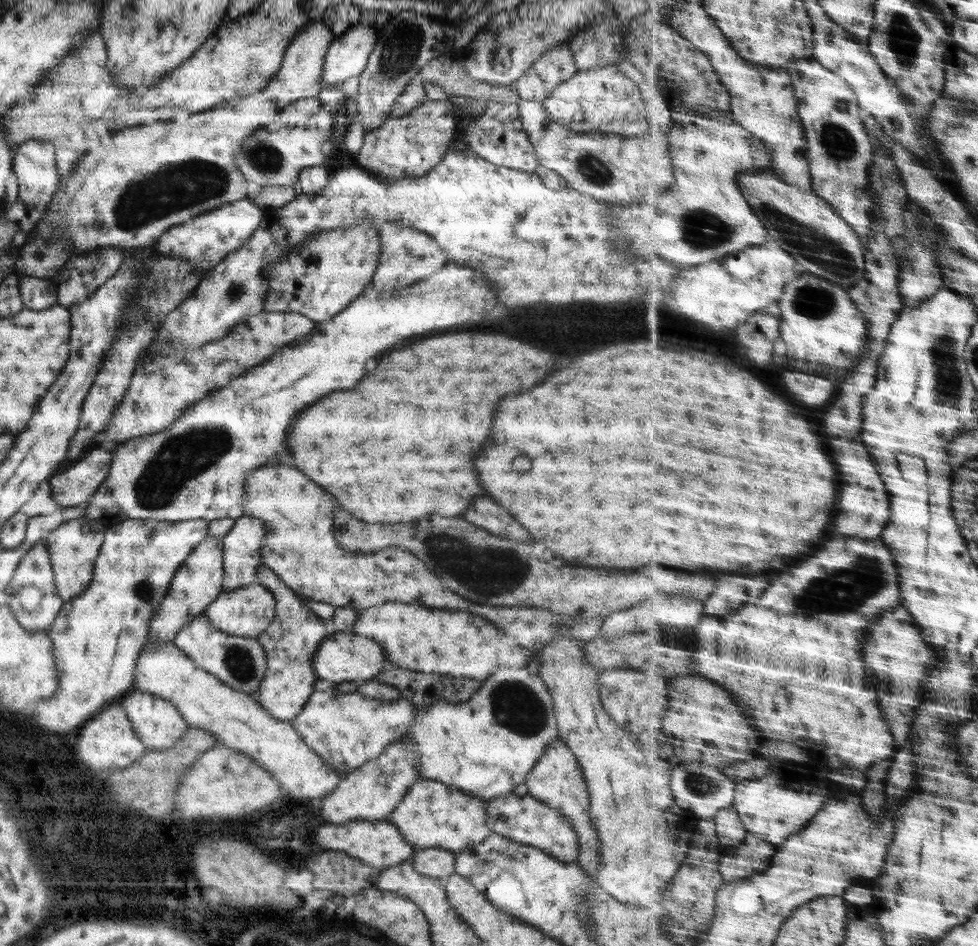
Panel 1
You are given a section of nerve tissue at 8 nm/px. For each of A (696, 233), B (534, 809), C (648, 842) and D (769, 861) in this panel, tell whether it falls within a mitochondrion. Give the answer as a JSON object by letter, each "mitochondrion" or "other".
{"A":"mitochondrion","B":"other","C":"other","D":"other"}

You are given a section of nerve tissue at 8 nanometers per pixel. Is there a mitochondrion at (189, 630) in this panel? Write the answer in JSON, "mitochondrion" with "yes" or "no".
{"mitochondrion":"no"}

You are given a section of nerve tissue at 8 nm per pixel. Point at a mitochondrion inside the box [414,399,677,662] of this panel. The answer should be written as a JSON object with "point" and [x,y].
{"point":[486,572]}

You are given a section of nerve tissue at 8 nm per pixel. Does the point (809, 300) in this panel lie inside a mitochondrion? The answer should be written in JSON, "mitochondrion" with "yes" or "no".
{"mitochondrion":"yes"}

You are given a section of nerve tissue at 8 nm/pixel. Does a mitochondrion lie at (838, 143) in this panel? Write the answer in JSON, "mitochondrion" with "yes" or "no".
{"mitochondrion":"yes"}

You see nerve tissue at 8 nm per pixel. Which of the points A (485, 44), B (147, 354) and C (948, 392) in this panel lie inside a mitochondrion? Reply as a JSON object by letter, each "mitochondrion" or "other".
{"A":"other","B":"other","C":"mitochondrion"}

